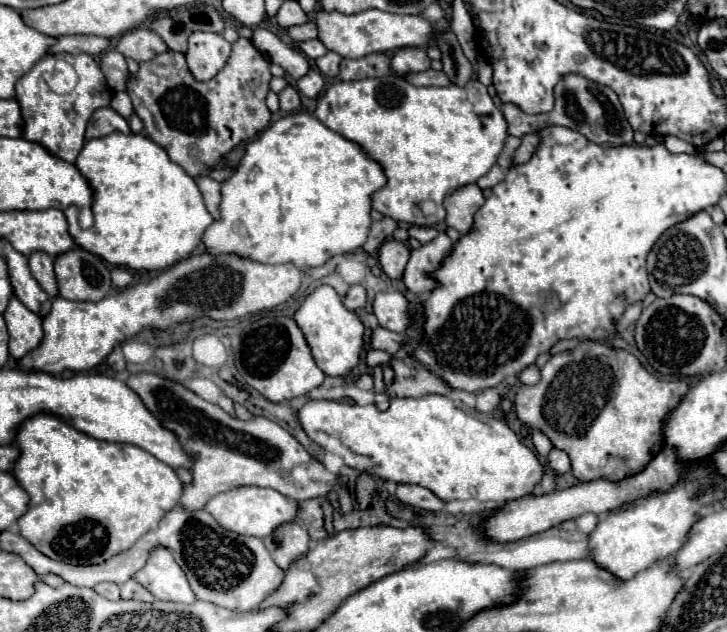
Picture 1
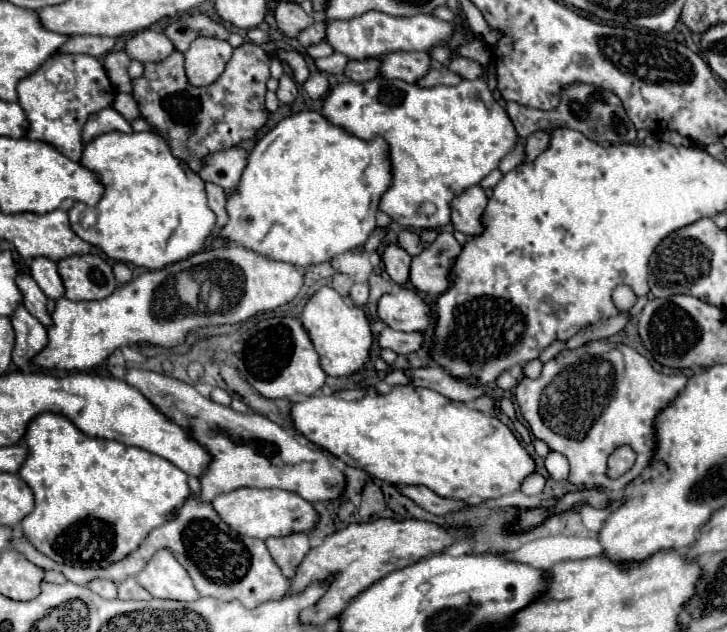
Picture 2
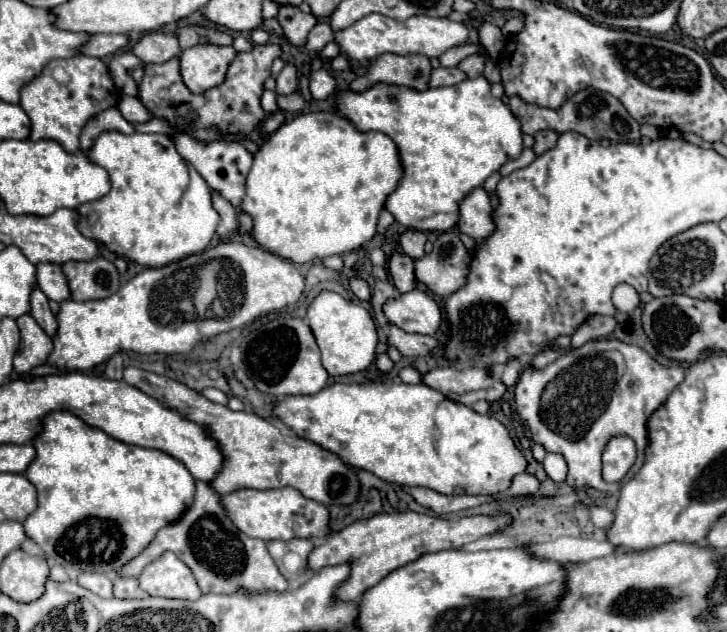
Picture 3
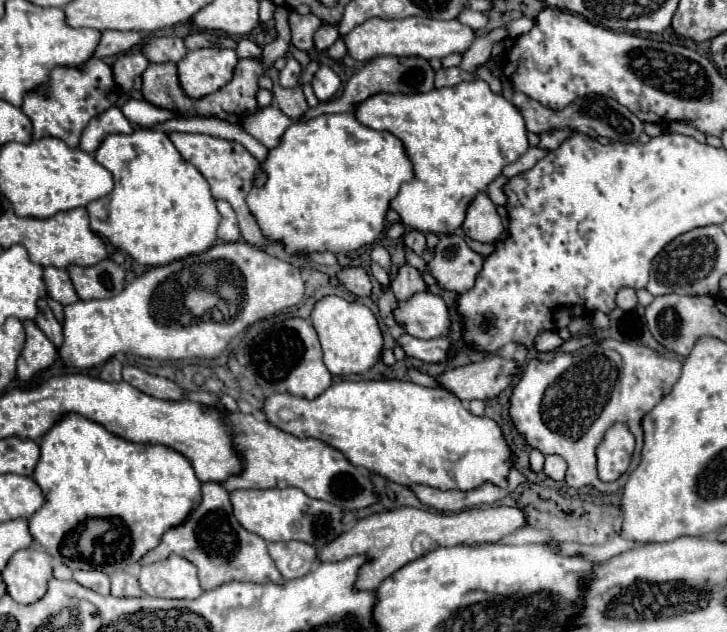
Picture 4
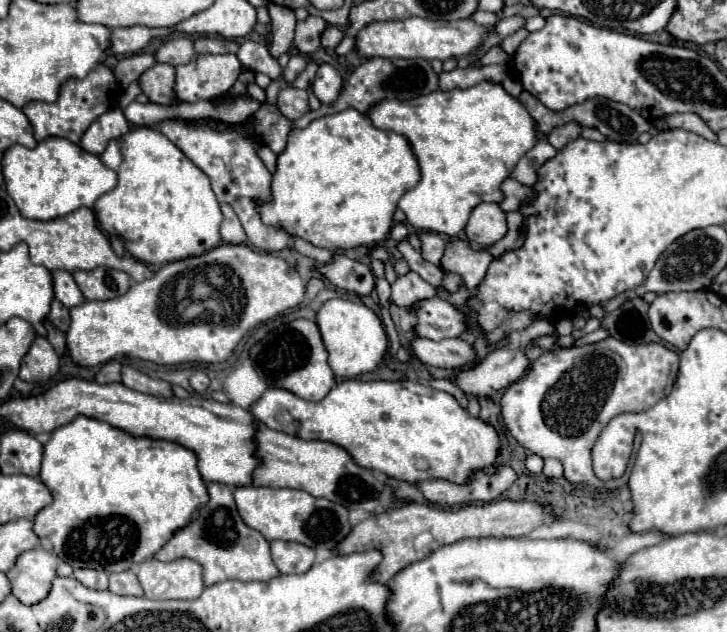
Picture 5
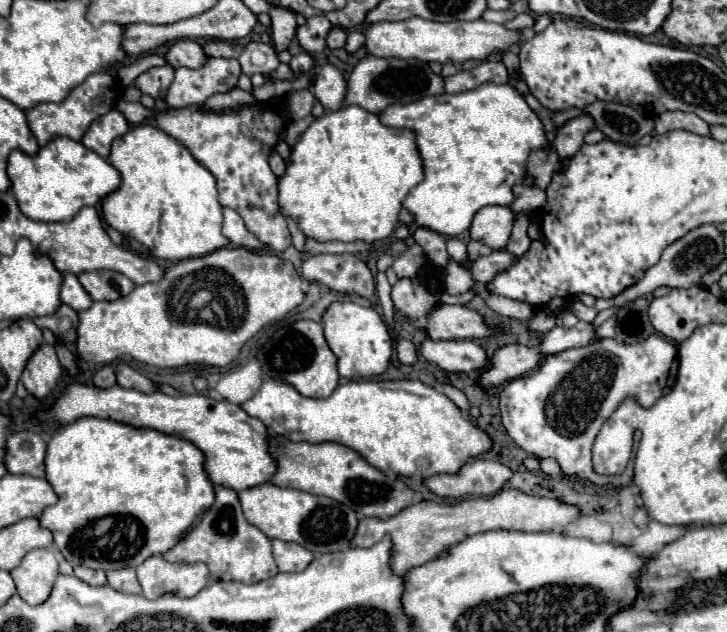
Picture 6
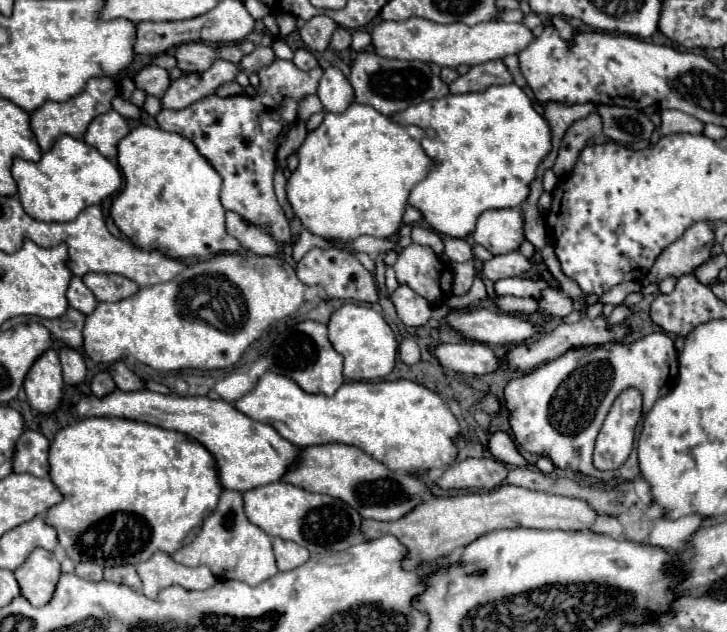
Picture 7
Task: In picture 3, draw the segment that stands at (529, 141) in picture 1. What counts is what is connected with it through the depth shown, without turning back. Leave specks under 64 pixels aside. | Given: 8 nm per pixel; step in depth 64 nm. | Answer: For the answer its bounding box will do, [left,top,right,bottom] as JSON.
[534,130,558,154]

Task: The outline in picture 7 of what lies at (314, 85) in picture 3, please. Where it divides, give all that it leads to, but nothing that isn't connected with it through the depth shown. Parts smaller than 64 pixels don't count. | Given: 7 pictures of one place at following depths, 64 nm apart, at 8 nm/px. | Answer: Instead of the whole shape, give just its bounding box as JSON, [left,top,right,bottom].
[318,68,354,112]

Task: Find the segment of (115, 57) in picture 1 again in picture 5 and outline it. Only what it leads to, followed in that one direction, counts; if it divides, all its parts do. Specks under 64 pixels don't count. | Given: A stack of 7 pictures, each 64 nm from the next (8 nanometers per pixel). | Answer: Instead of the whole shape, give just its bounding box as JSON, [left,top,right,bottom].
[114,52,156,88]

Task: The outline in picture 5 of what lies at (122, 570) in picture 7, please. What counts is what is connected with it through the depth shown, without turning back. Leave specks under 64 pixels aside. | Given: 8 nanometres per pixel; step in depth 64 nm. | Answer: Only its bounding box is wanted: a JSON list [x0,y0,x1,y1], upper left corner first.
[110,570,144,596]

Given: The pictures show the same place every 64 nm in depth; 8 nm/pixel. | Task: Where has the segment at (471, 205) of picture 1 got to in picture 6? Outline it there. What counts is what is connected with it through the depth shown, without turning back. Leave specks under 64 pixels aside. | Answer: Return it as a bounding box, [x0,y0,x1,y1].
[470,206,516,250]

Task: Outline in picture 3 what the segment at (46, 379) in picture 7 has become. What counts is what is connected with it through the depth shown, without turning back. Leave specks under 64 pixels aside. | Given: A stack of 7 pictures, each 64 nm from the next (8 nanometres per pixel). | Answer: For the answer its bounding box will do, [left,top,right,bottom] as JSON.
[14,314,54,374]

